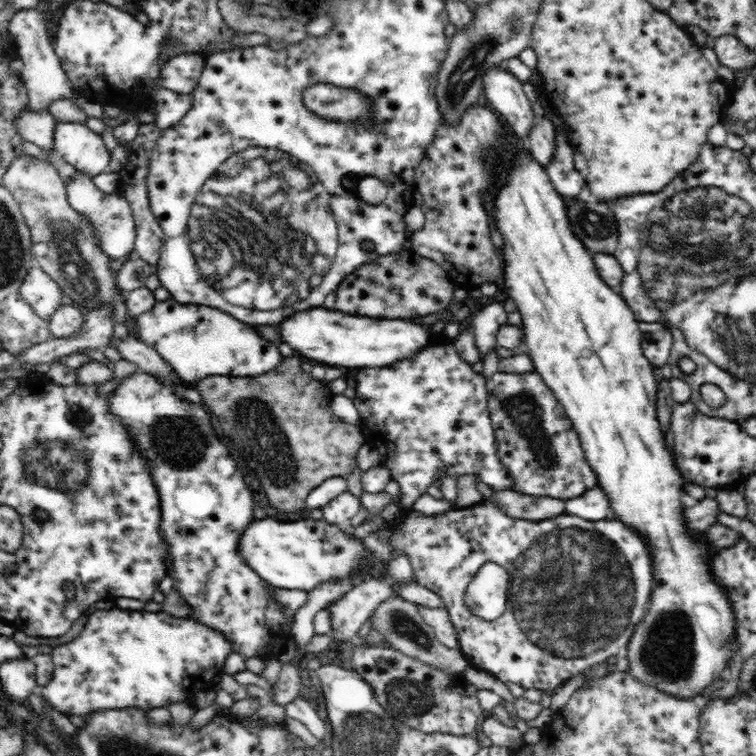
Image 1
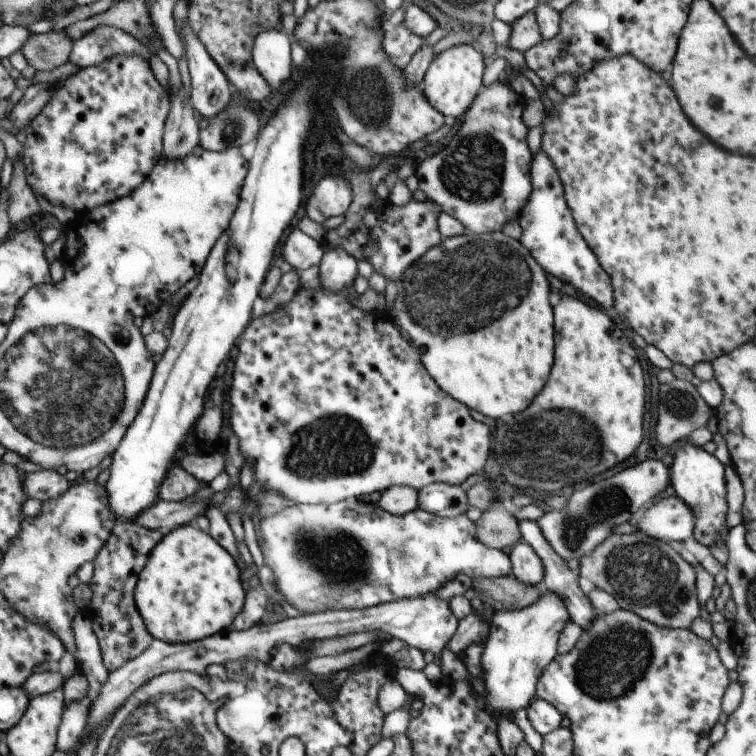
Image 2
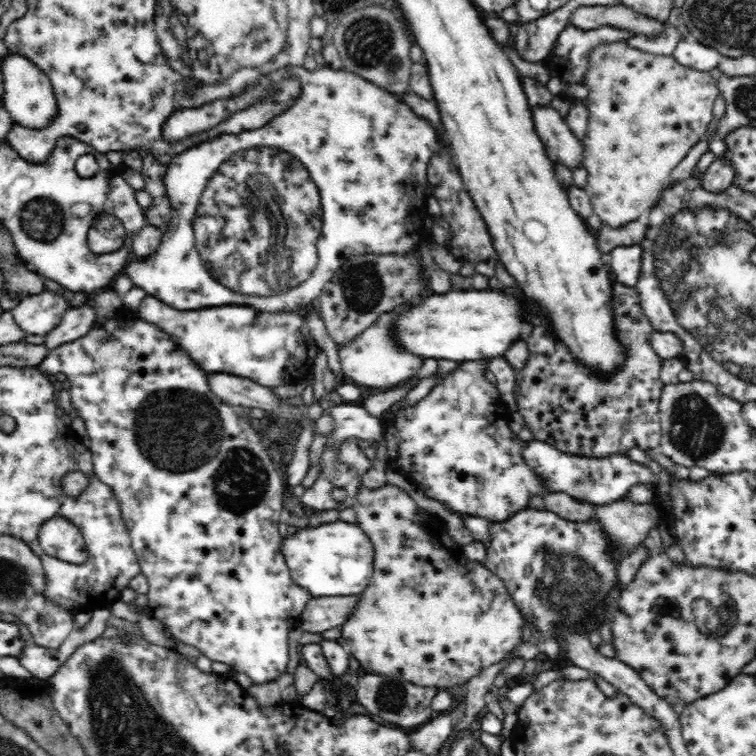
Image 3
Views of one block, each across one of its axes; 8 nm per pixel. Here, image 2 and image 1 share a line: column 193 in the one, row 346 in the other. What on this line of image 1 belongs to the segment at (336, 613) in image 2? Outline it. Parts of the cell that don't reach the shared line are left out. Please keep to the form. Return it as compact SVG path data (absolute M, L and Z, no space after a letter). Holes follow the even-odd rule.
M639 322L642 331L642 350L654 367L660 368L670 360L673 336L659 322Z

